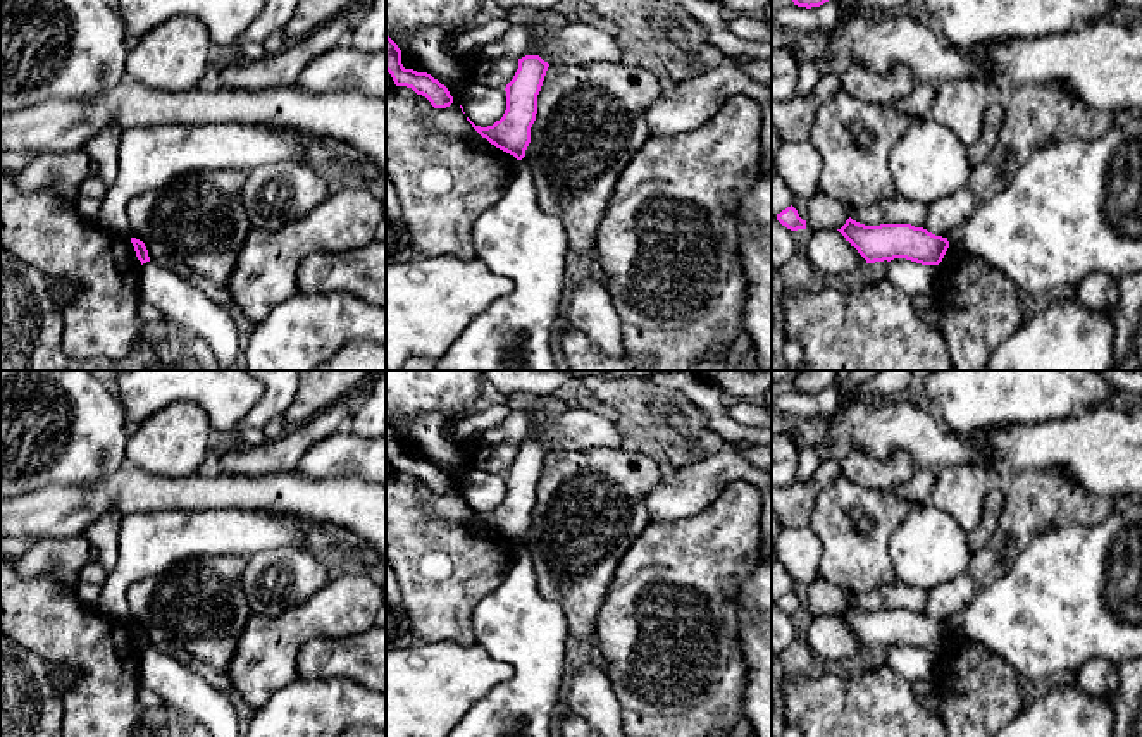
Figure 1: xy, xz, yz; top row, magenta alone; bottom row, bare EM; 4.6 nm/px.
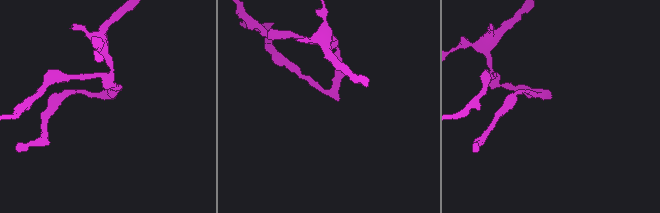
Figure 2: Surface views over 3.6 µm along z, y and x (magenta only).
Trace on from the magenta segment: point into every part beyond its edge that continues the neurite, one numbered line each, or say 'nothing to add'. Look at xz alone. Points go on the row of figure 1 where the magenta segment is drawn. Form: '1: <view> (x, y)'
nothing to add

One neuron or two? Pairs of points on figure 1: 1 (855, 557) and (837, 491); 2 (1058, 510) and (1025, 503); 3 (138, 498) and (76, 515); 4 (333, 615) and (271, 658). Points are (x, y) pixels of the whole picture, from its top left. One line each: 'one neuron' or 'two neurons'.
1: one neuron
2: one neuron
3: one neuron
4: one neuron

